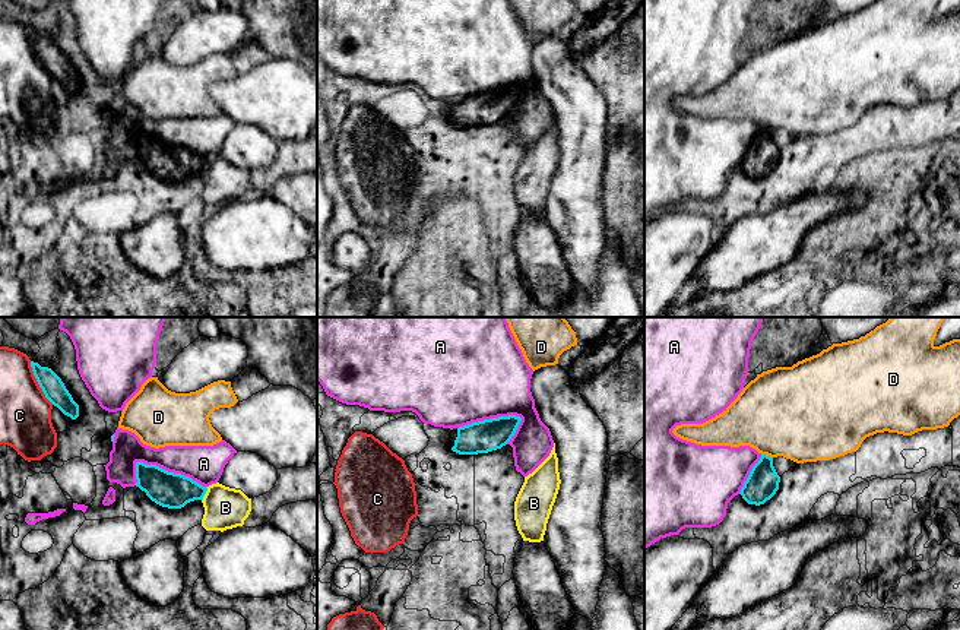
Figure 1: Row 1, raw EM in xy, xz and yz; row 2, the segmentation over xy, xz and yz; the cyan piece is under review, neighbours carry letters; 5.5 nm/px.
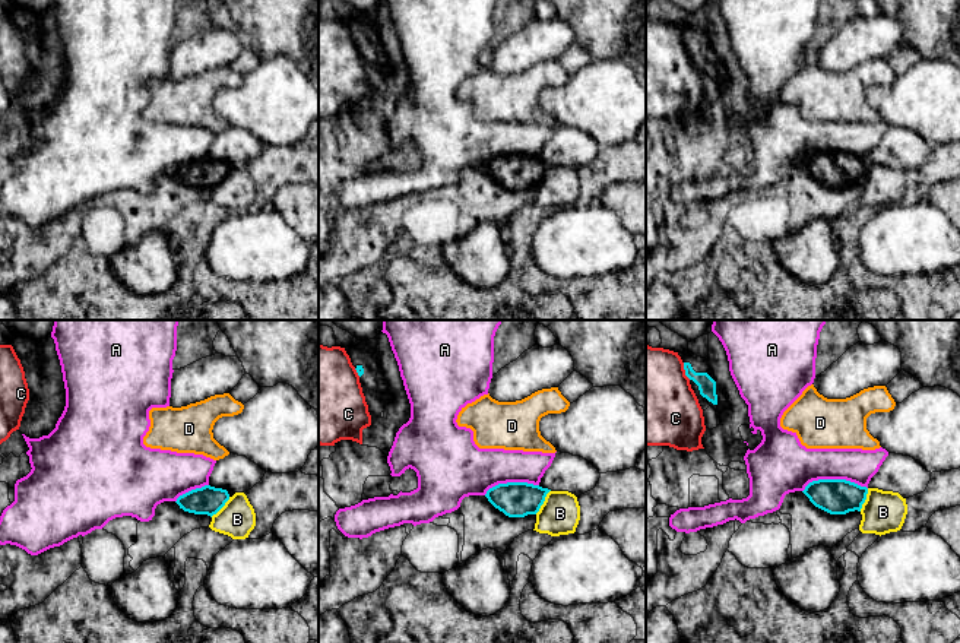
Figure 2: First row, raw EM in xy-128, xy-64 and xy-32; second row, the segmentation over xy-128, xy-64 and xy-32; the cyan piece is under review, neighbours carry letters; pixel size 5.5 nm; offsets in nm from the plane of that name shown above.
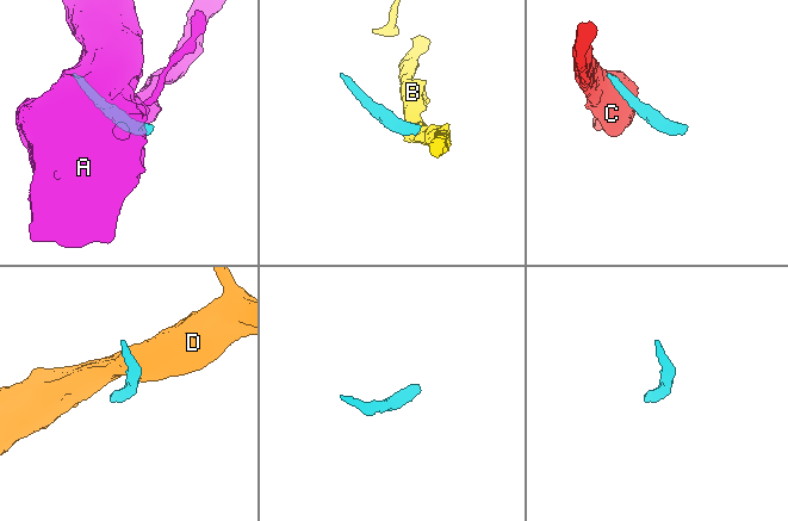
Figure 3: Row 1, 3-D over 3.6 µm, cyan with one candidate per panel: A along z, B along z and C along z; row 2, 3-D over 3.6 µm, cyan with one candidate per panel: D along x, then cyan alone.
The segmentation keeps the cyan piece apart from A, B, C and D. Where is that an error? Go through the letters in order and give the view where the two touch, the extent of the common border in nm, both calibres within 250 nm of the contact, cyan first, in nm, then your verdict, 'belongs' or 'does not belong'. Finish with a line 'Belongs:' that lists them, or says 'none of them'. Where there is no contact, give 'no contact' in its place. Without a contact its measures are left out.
A: xy | 420 nm | 190/200 nm | does not belong
B: xy | 90 nm | 190/220 nm | does not belong
C: xy | 280 nm | 120/280 nm | does not belong
D: yz | 70 nm | 180/480 nm | does not belong
Belongs: none of them

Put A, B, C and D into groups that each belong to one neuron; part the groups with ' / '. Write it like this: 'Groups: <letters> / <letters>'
Groups: A / B / C / D

